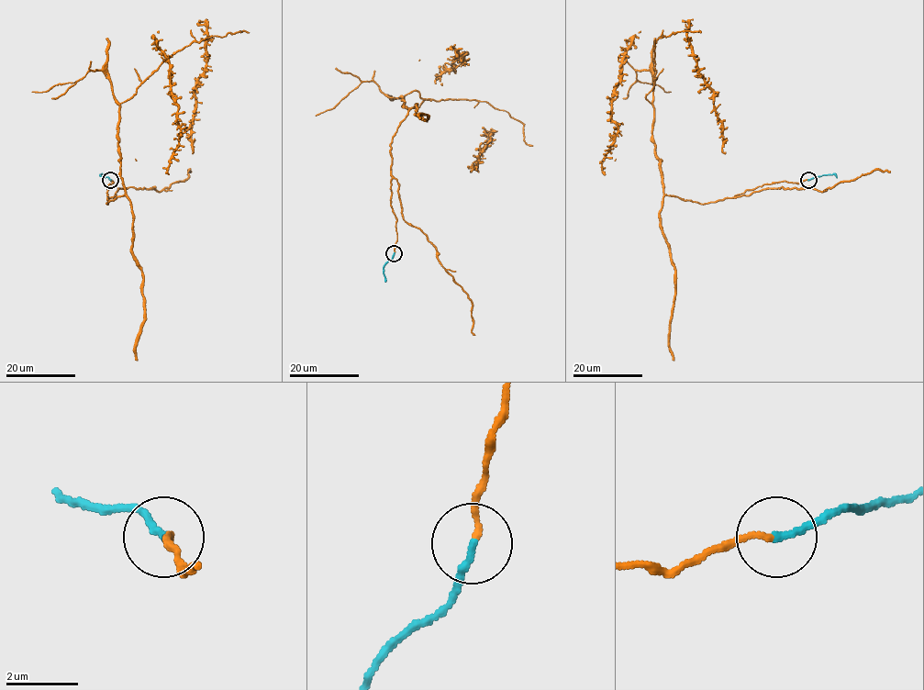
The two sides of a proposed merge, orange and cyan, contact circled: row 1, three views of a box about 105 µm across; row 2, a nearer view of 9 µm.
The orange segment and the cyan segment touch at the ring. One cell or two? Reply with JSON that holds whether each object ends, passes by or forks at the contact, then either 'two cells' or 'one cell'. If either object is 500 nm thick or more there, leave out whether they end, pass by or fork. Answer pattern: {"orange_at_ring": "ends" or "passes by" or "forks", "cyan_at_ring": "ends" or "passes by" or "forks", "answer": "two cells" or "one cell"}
{"orange_at_ring": "ends", "cyan_at_ring": "ends", "answer": "one cell"}

